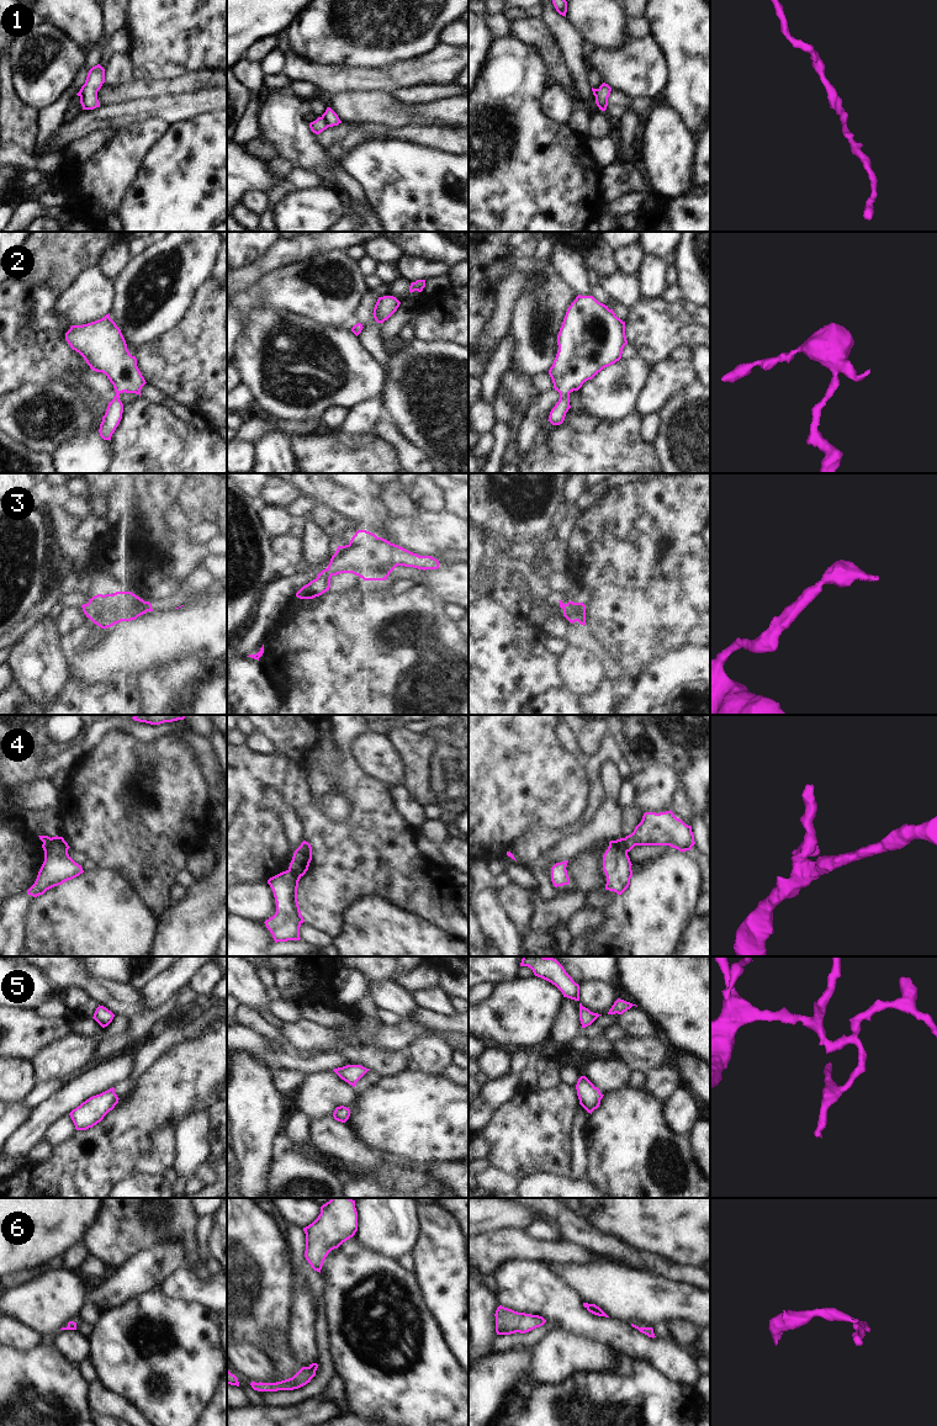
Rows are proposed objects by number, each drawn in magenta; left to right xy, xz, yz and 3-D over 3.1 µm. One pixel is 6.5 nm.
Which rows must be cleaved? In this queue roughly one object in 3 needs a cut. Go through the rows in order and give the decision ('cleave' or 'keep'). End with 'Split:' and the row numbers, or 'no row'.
1: cleave
2: keep
3: keep
4: cleave
5: keep
6: keep
Split: 1, 4

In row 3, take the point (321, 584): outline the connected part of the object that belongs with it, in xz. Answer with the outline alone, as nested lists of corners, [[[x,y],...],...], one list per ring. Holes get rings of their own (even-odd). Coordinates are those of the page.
[[[358,530],[348,545],[338,546],[328,567],[303,585],[296,597],[313,599],[322,595],[329,590],[330,578],[340,573],[353,573],[364,581],[385,581],[397,566],[438,569],[439,561],[413,553],[370,531]]]

